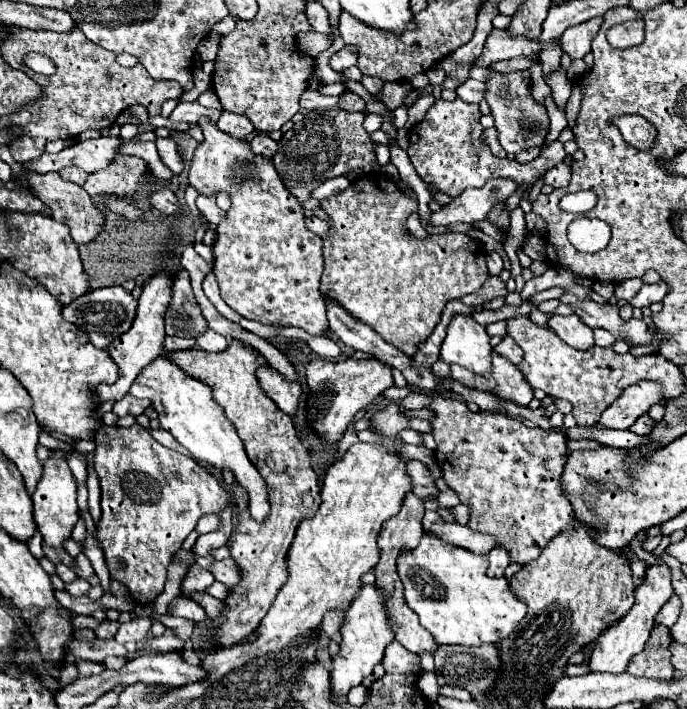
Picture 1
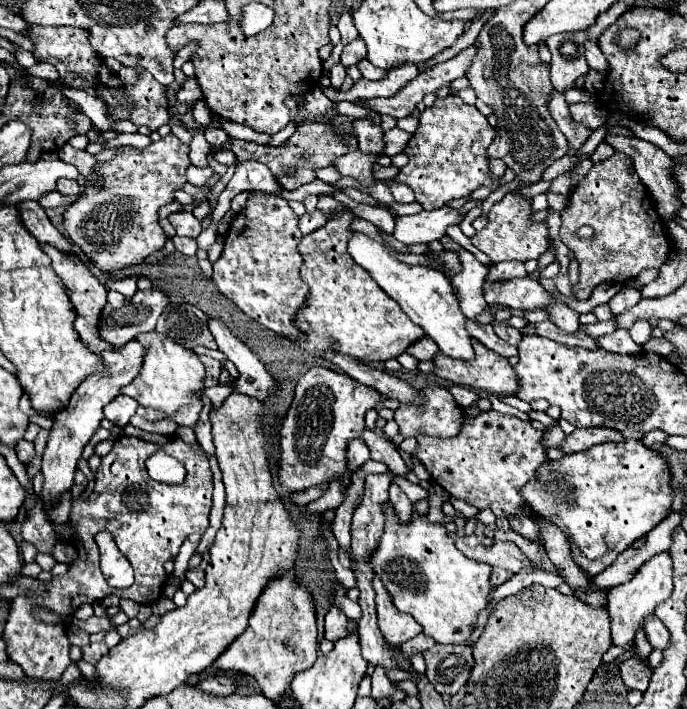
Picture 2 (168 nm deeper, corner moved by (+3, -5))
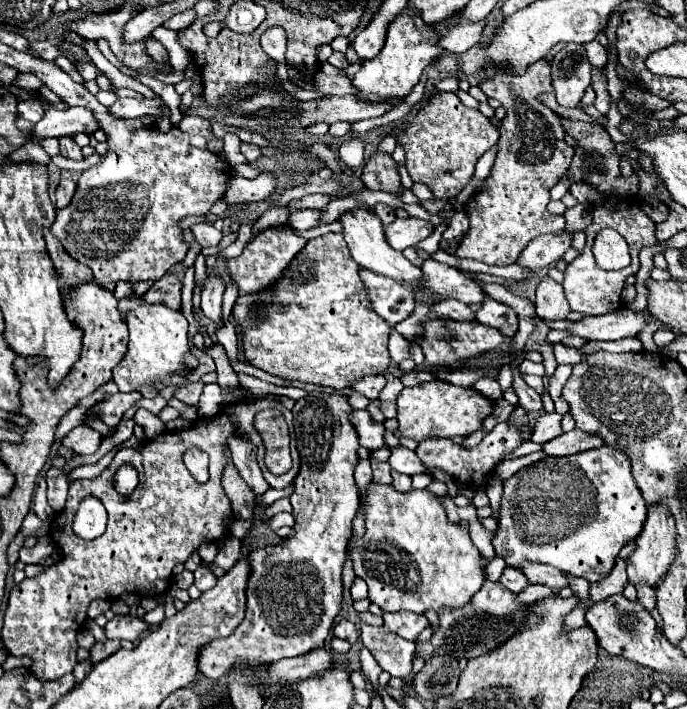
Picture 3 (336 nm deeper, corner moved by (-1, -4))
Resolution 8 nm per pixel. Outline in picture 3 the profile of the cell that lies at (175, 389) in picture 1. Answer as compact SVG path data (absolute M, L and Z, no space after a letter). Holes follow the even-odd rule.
M164 305L138 307L126 315L126 325L130 329L128 353L124 361L114 367L114 383L122 393L138 391L140 387L156 389L160 383L186 371L186 355L192 351L186 339L188 321L180 311L168 309Z

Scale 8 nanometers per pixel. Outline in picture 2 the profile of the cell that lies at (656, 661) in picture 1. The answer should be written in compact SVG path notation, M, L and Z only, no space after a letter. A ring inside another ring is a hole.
M630 658L628 662L620 664L620 676L628 688L636 688L640 692L646 692L650 678L652 678L652 670L646 664L642 664L640 660Z

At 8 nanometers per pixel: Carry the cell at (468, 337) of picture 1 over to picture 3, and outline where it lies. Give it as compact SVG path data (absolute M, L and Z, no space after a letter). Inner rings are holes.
M358 207L358 209L352 209L348 213L344 213L340 217L342 225L344 225L344 239L348 243L348 249L350 249L350 255L352 259L364 267L364 269L370 269L374 271L376 275L384 275L384 277L390 277L398 283L410 283L412 287L412 295L414 295L414 301L422 301L424 305L432 307L436 303L442 301L442 297L438 293L428 293L426 289L422 289L422 269L412 265L400 251L388 247L388 241L384 237L384 229L382 229L382 223L380 219L368 209L368 207Z

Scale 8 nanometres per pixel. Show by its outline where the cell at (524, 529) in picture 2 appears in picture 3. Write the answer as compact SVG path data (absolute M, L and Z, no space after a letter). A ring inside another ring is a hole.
M614 445L582 451L568 457L546 457L524 469L504 483L500 527L494 535L494 549L506 559L508 567L516 567L522 559L552 565L564 573L584 577L590 583L612 571L620 549L636 539L646 523L648 507L630 471L630 457Z

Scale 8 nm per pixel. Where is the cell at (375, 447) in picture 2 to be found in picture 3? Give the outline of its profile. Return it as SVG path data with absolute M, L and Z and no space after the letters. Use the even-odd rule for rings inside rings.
M358 409L352 411L352 423L358 431L362 447L366 447L368 451L386 447L386 441L384 441L384 431L386 429L384 429L382 423L374 423L368 411L358 411Z

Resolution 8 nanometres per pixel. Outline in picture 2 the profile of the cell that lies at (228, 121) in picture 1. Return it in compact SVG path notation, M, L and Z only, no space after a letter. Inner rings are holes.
M208 126L208 128L204 128L204 138L208 140L210 146L224 146L228 140L228 134L222 128Z

